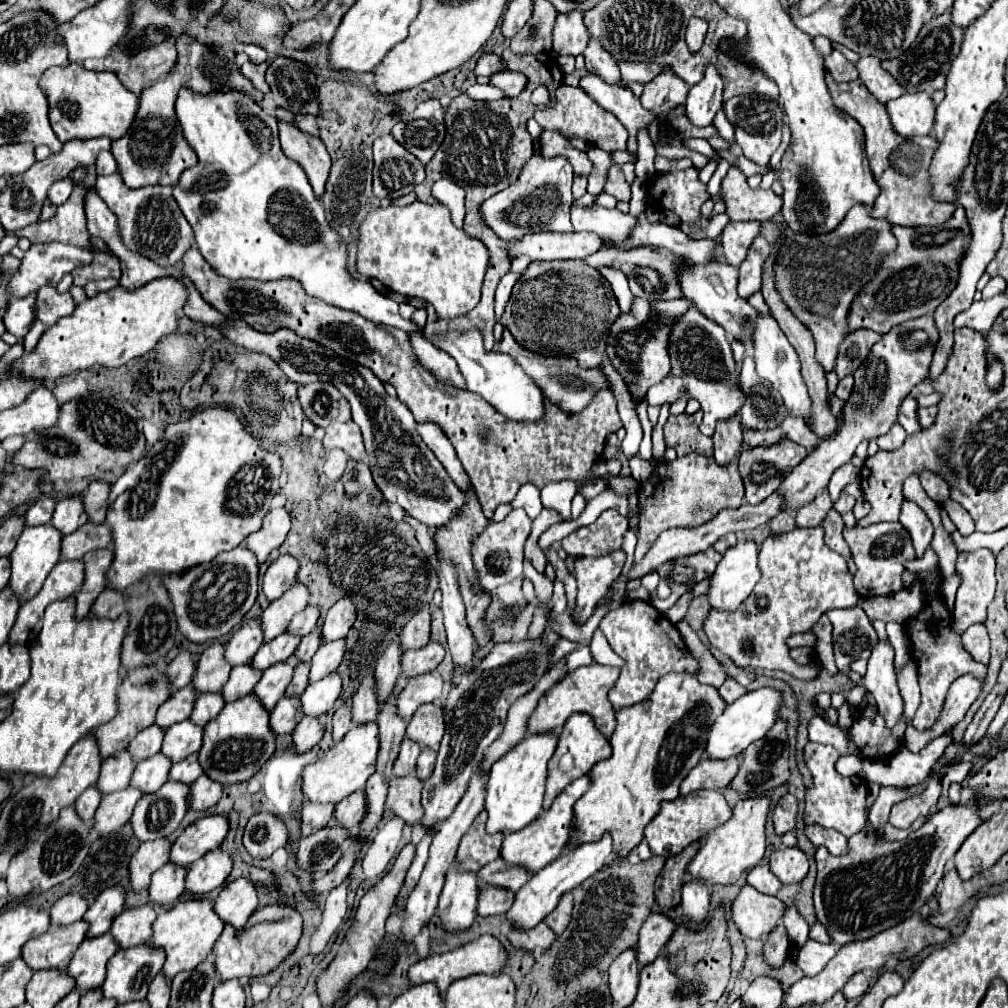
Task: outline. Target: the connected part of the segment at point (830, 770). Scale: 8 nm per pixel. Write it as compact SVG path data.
M808 742L804 746L804 762L812 774L812 786L806 788L804 798L804 824L818 824L818 826L832 826L846 838L856 834L866 824L867 786L855 785L850 777L843 777L834 770L840 752L834 746L814 744Z

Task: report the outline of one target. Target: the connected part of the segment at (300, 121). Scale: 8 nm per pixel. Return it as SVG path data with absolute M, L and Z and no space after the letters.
M294 114L294 124L302 130L308 132L312 136L318 136L318 126L316 126L316 118L310 118L310 114Z

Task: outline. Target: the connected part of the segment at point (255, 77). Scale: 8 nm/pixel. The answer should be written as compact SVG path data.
M266 60L262 64L252 64L252 62L244 62L242 66L242 74L258 88L264 95L267 95L270 88L265 80L265 74L268 70L268 66L272 64L272 60Z

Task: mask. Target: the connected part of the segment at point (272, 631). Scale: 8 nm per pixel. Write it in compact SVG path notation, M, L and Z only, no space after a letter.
M294 582L278 600L270 602L270 606L262 612L260 620L264 626L264 640L272 640L274 636L280 636L286 632L286 626L290 624L292 616L308 606L310 590L302 582Z

